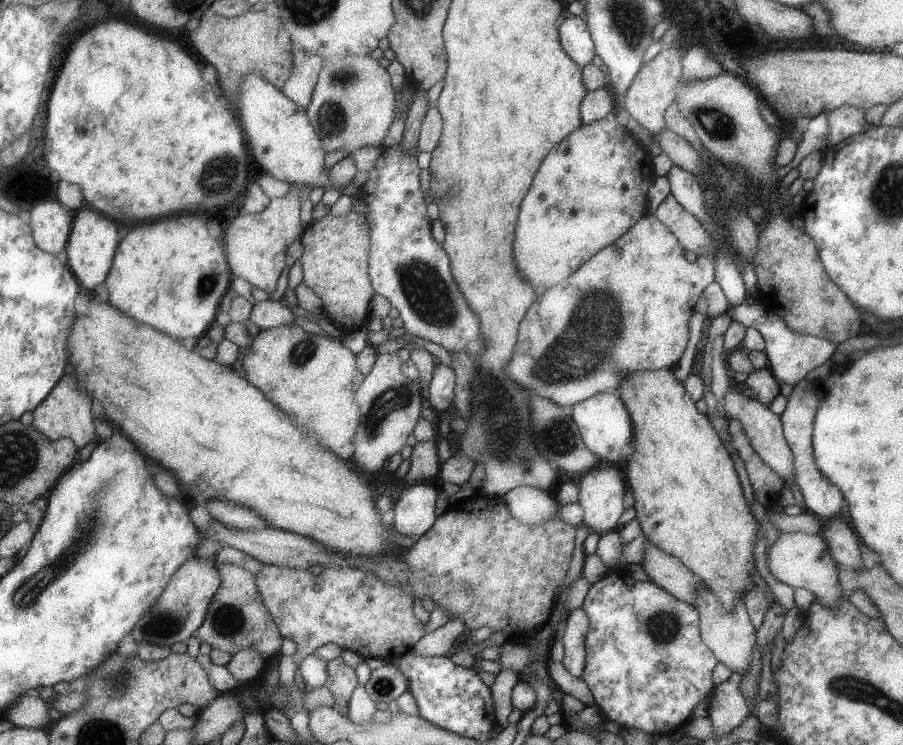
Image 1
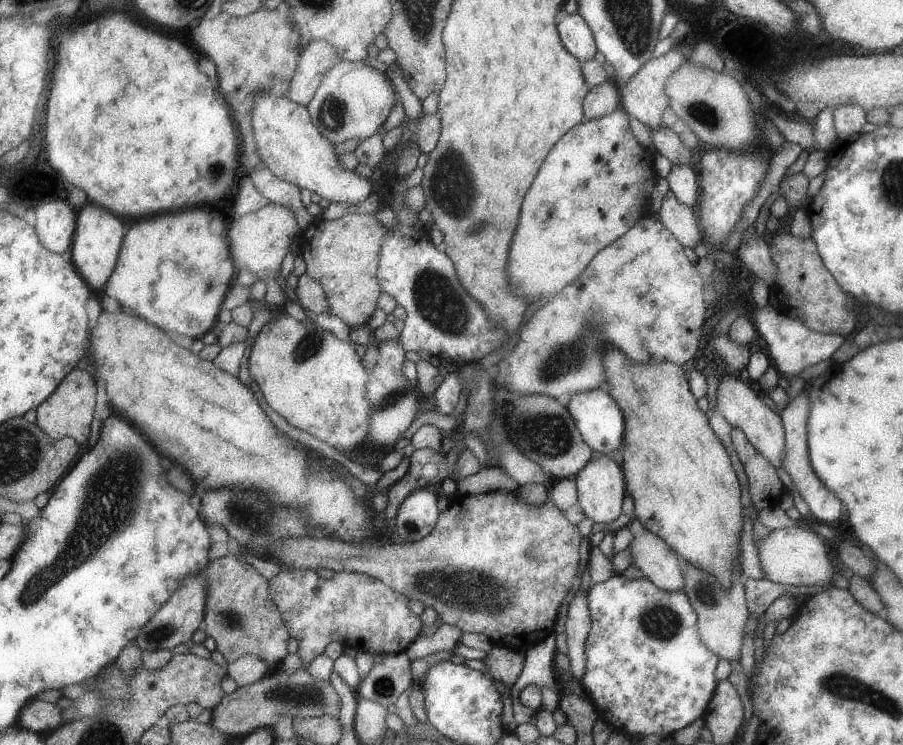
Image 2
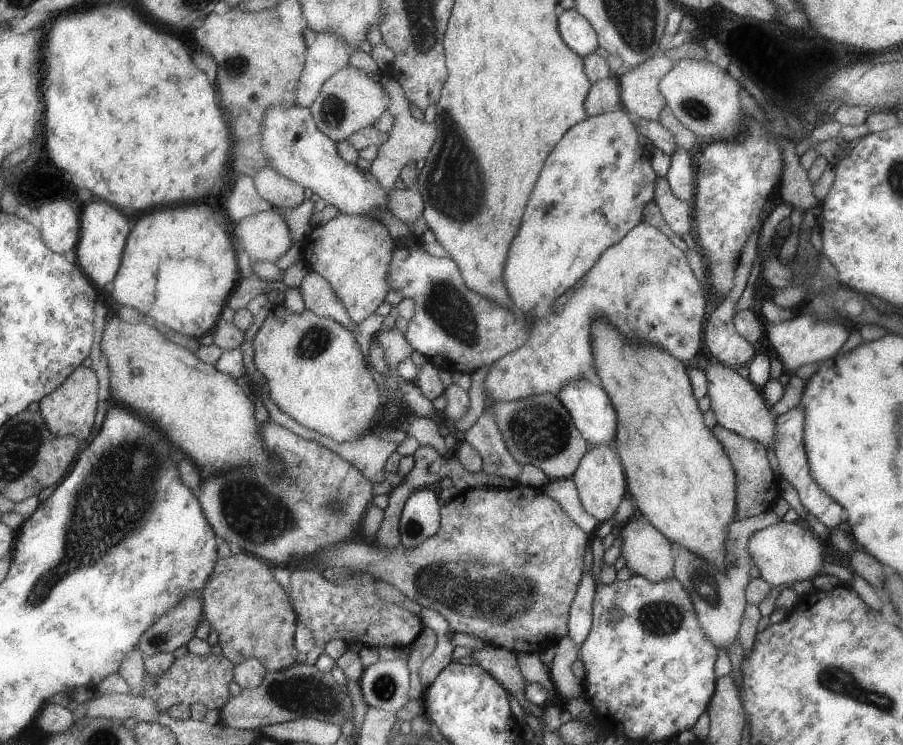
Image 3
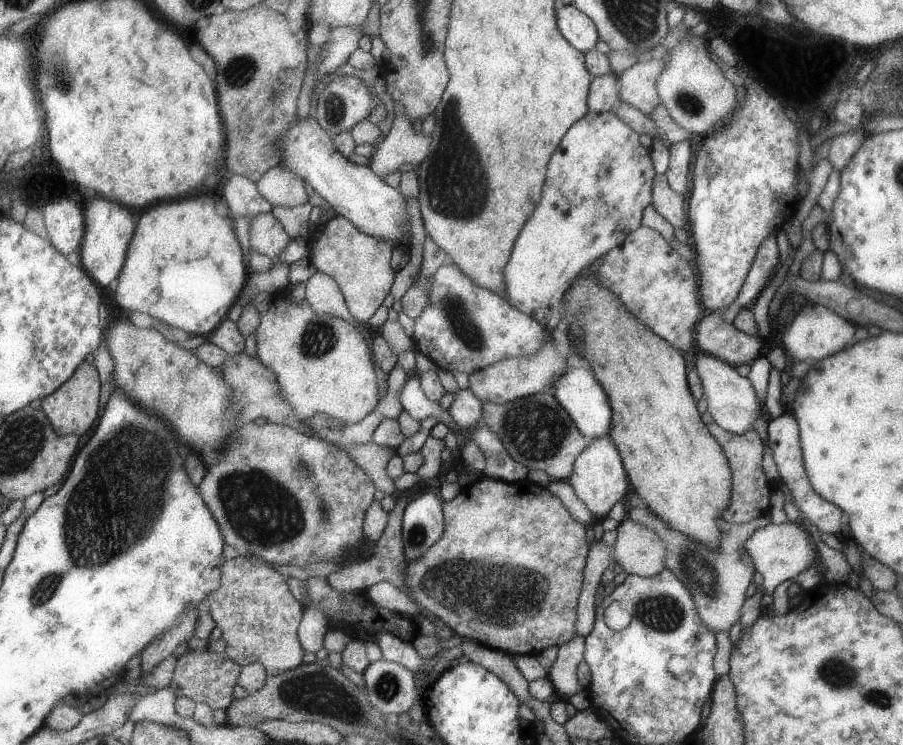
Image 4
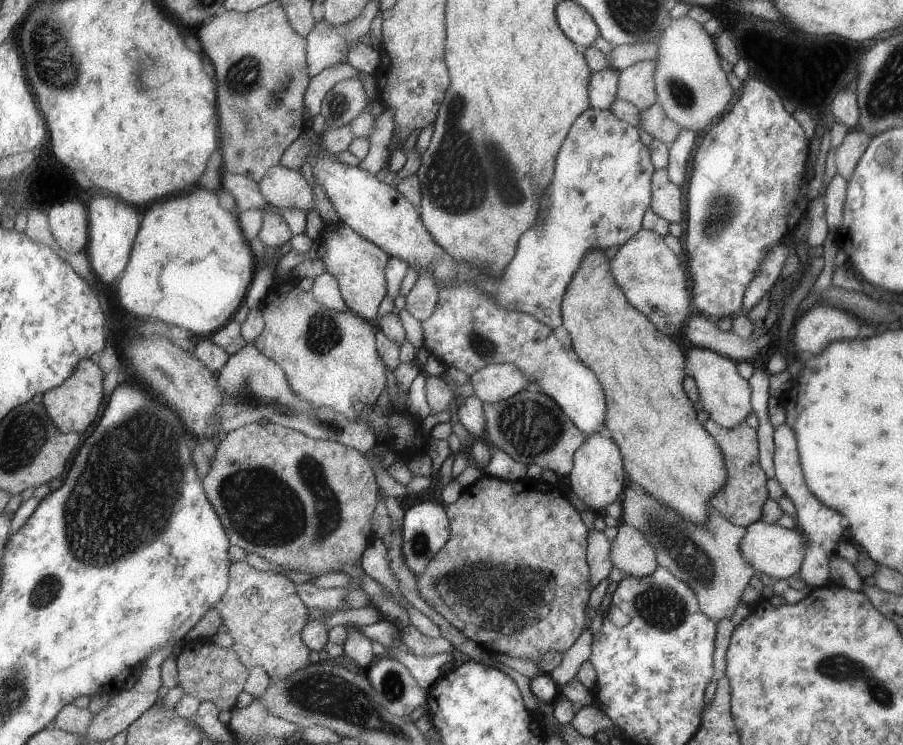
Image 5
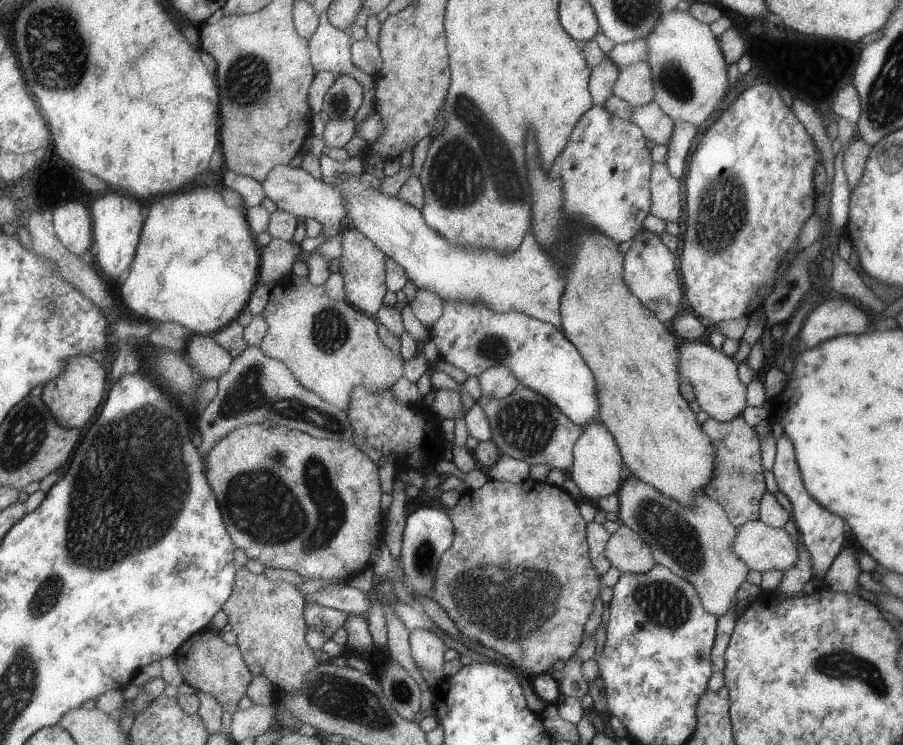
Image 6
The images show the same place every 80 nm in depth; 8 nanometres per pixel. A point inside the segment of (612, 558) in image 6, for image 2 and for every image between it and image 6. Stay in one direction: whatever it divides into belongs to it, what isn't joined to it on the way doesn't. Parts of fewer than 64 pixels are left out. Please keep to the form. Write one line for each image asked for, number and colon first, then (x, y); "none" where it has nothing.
2: (660, 565)
3: (647, 553)
4: (639, 551)
5: (630, 551)

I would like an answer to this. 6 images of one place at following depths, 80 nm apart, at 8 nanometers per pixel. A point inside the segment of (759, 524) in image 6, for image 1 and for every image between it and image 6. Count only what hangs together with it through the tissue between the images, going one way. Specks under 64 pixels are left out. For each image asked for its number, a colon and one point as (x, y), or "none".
1: (799, 559)
2: (794, 556)
3: (784, 553)
4: (779, 551)
5: (773, 550)

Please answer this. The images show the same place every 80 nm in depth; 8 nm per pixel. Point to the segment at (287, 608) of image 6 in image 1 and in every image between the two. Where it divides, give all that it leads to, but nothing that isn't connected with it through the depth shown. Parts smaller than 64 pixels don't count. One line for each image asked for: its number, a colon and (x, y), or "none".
1: (238, 618)
2: (241, 617)
3: (250, 611)
4: (259, 617)
5: (265, 615)

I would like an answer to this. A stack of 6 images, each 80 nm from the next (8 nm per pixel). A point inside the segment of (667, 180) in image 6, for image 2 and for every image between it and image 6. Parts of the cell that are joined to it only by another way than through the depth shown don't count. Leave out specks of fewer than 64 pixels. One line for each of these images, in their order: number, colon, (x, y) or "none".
2: (681, 221)
3: (677, 214)
4: (669, 204)
5: (666, 202)

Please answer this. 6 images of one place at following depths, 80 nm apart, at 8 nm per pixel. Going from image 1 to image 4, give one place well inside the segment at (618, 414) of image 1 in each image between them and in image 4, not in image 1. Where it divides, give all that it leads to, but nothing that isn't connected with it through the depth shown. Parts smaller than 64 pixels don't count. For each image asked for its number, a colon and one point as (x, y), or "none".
2: (597, 418)
3: (589, 408)
4: (577, 391)

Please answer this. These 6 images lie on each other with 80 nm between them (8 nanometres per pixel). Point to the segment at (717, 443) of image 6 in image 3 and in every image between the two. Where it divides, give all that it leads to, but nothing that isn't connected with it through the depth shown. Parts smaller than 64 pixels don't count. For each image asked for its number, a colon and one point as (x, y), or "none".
3: (757, 489)
4: (749, 495)
5: (739, 502)

